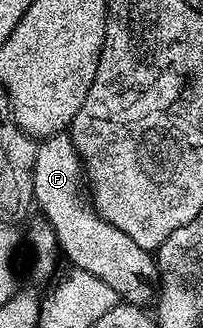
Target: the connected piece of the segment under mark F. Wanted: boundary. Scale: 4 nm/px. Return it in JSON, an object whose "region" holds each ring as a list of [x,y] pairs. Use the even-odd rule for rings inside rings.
{"region":[[[71,135],[47,137],[37,147],[34,162],[34,200],[38,208],[44,211],[41,212],[43,219],[53,227],[63,259],[65,256],[72,268],[81,268],[86,270],[86,274],[94,274],[94,278],[102,278],[102,282],[106,282],[106,286],[110,286],[110,290],[114,290],[117,297],[125,304],[148,306],[153,303],[160,282],[153,253],[149,249],[138,246],[138,242],[126,238],[122,230],[118,230],[116,226],[110,226],[110,222],[103,220],[95,208],[90,206],[86,199],[84,165],[80,162],[76,147],[72,145]]]}

